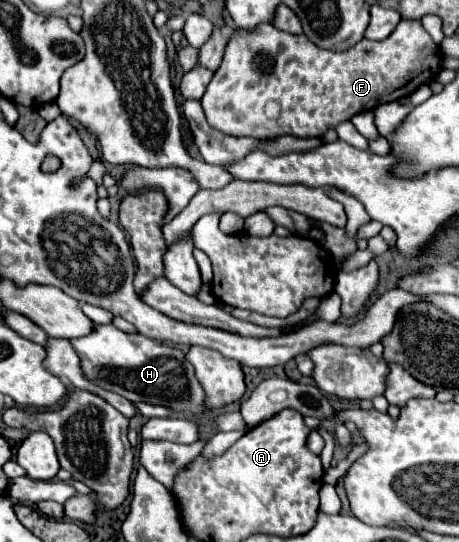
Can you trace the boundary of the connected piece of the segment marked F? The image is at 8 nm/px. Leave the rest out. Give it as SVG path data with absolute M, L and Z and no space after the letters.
M401 20L393 34L381 42L361 40L351 46L347 52L323 50L311 44L307 36L279 32L271 24L261 24L259 28L247 32L237 30L227 42L225 56L213 80L209 82L201 106L211 128L227 136L249 136L257 140L269 140L275 136L303 136L303 138L321 138L331 126L351 120L355 114L373 110L385 102L395 102L405 96L411 96L417 86L425 84L441 70L441 50L433 44L431 36L423 30L419 20Z

